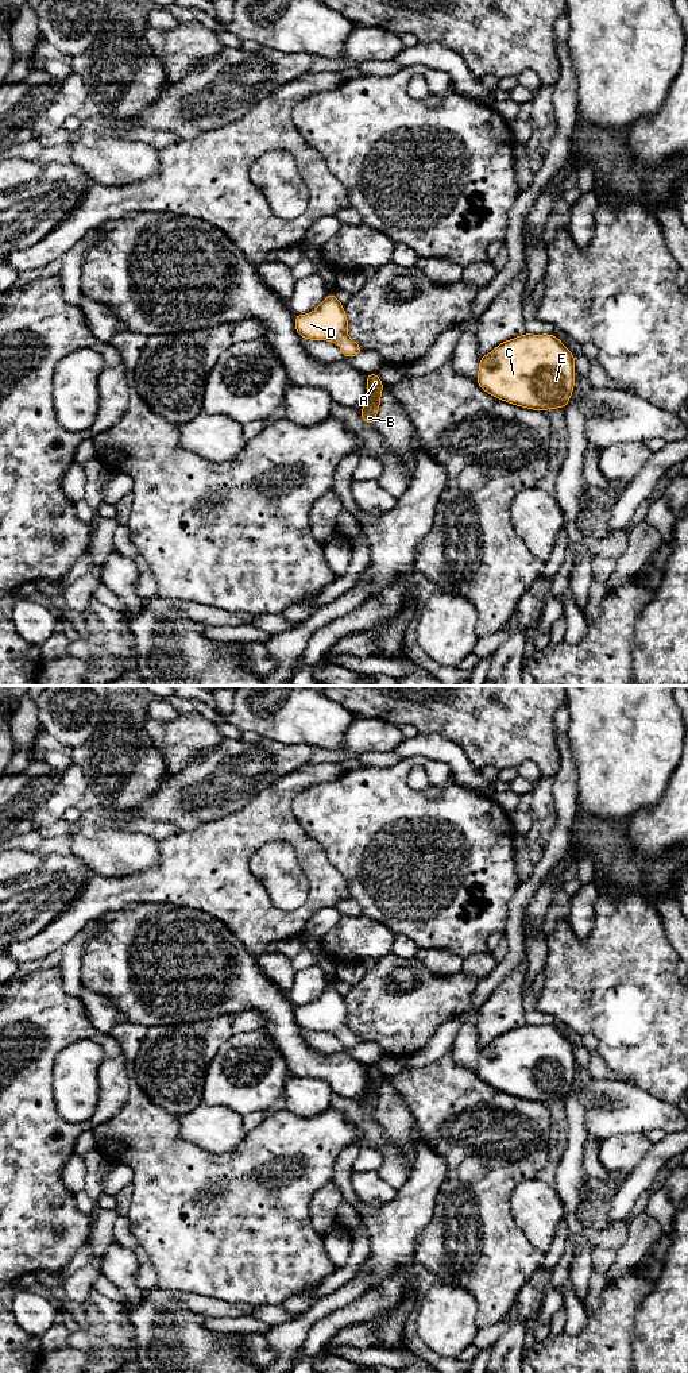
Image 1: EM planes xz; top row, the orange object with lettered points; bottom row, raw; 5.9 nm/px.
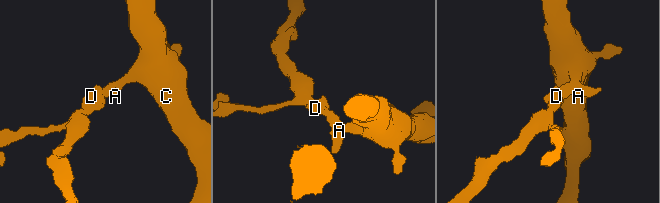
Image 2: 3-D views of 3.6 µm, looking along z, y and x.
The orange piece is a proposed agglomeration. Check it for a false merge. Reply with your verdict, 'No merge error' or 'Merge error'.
No merge error

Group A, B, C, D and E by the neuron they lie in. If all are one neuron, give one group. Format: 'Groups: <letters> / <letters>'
Groups: A B C D E

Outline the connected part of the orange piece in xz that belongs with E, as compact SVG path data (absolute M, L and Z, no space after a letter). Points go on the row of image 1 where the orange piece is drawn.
M523 333L482 356L475 382L519 408L564 409L575 389L575 358L552 333Z

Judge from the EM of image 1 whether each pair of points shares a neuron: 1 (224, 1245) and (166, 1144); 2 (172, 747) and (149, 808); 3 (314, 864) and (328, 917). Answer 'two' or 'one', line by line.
1: one
2: two
3: two

